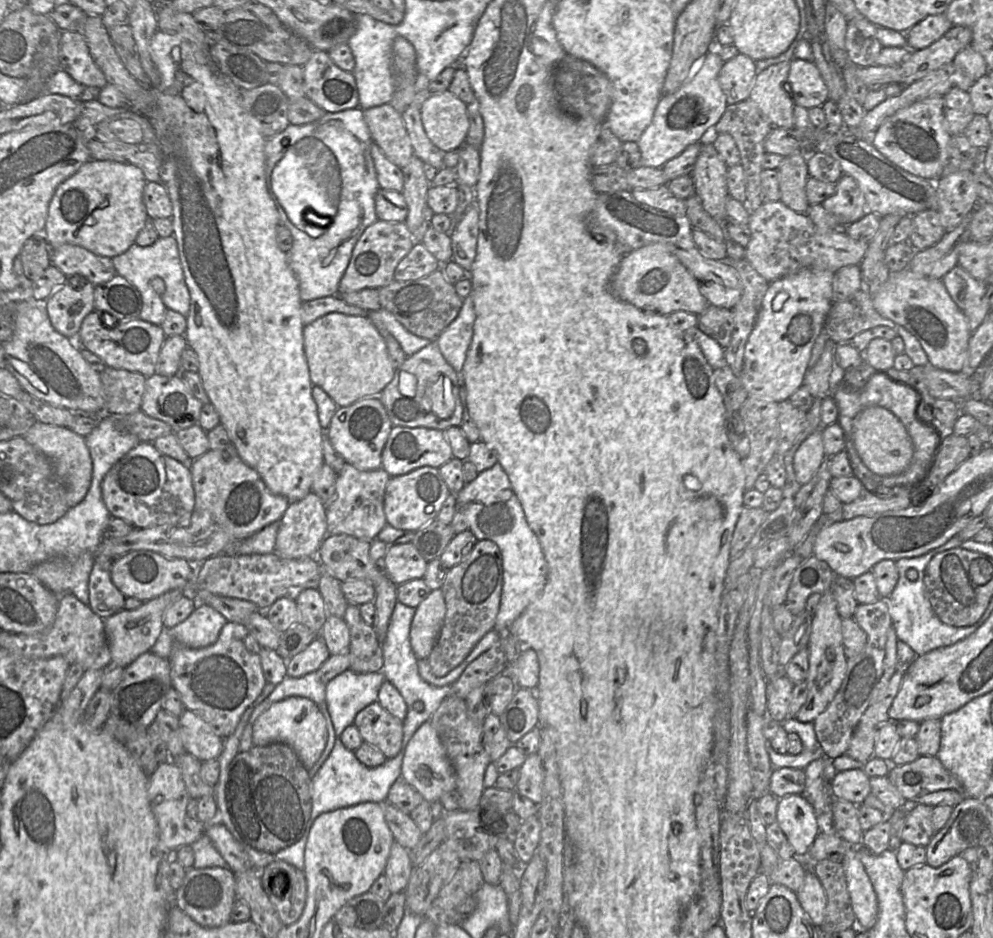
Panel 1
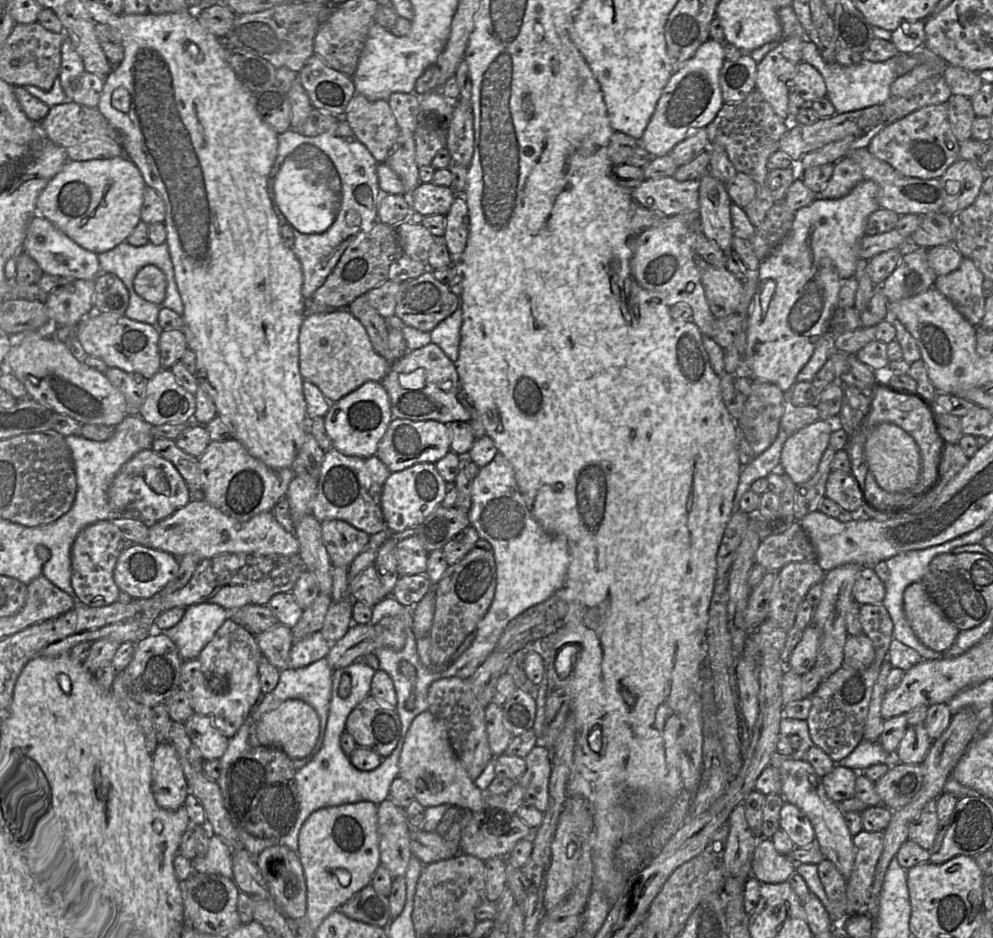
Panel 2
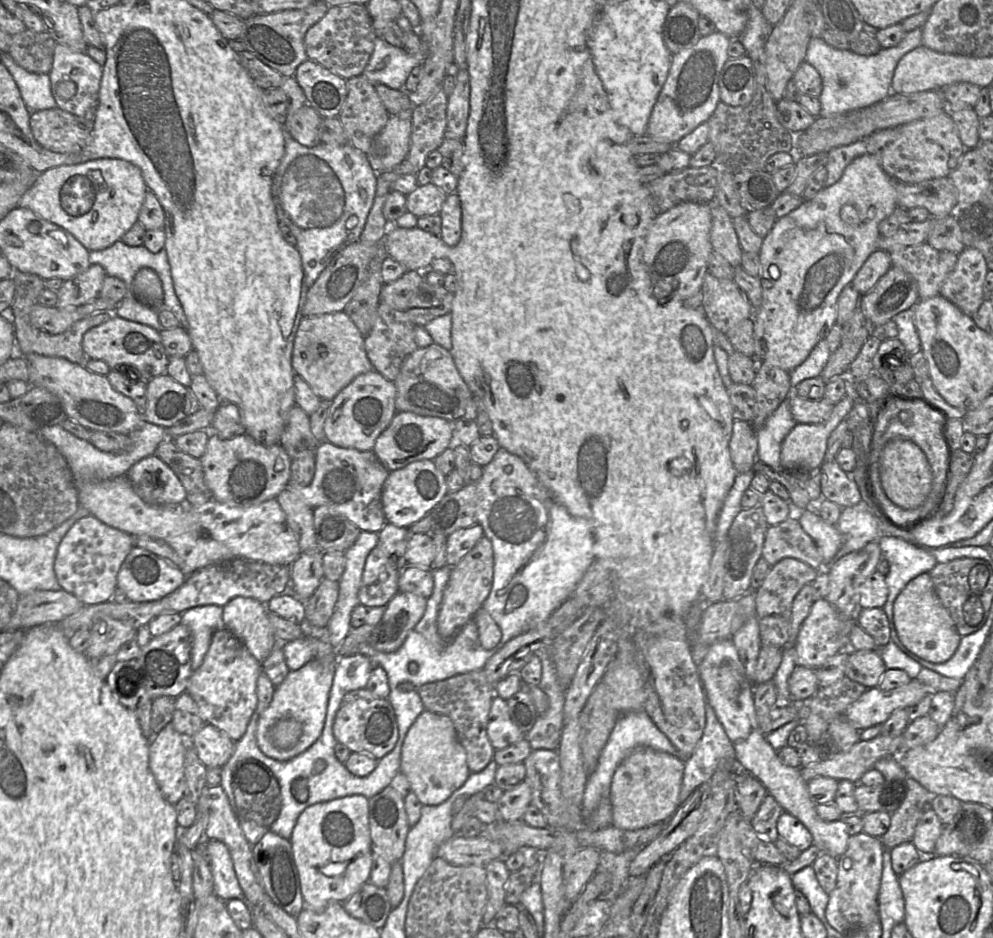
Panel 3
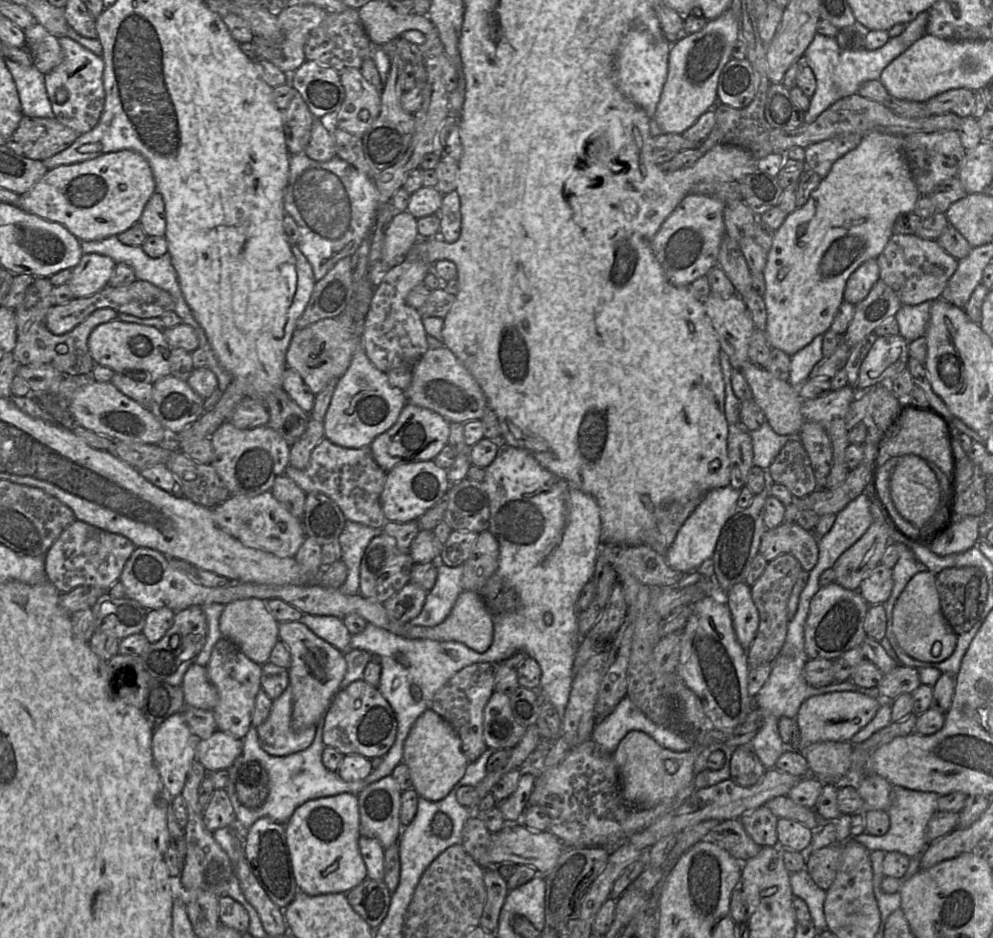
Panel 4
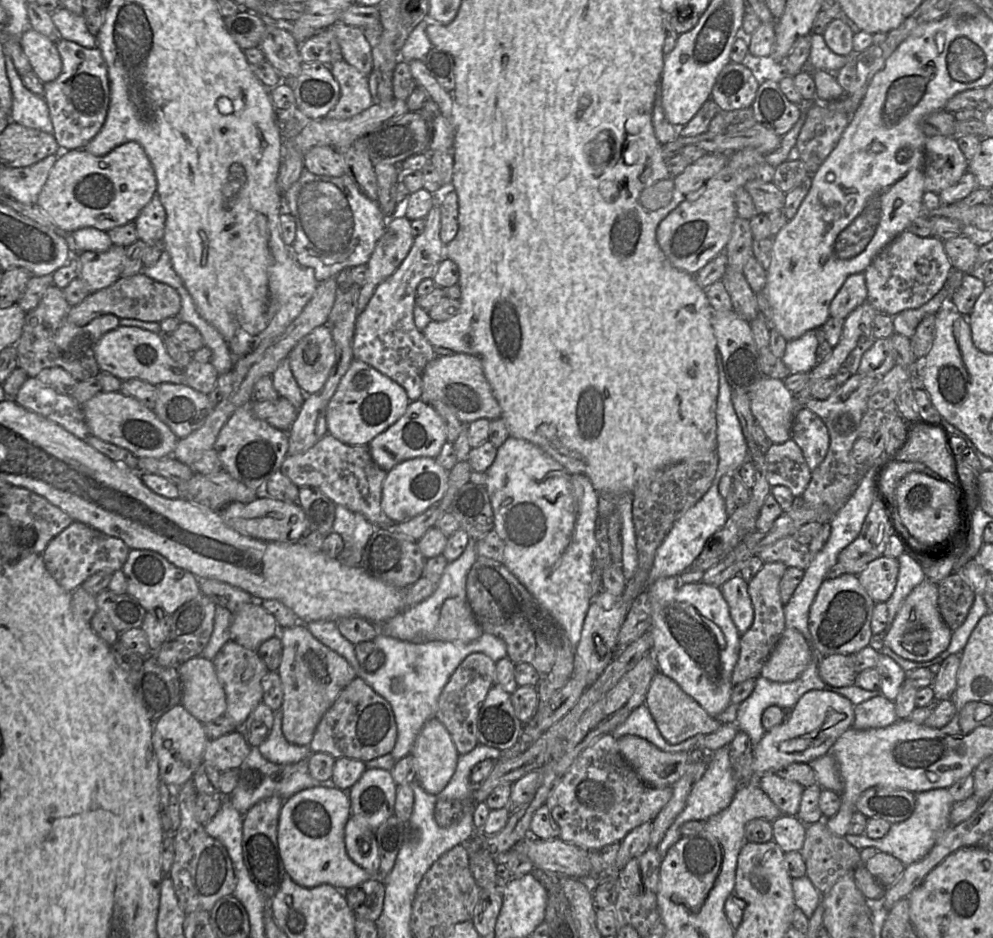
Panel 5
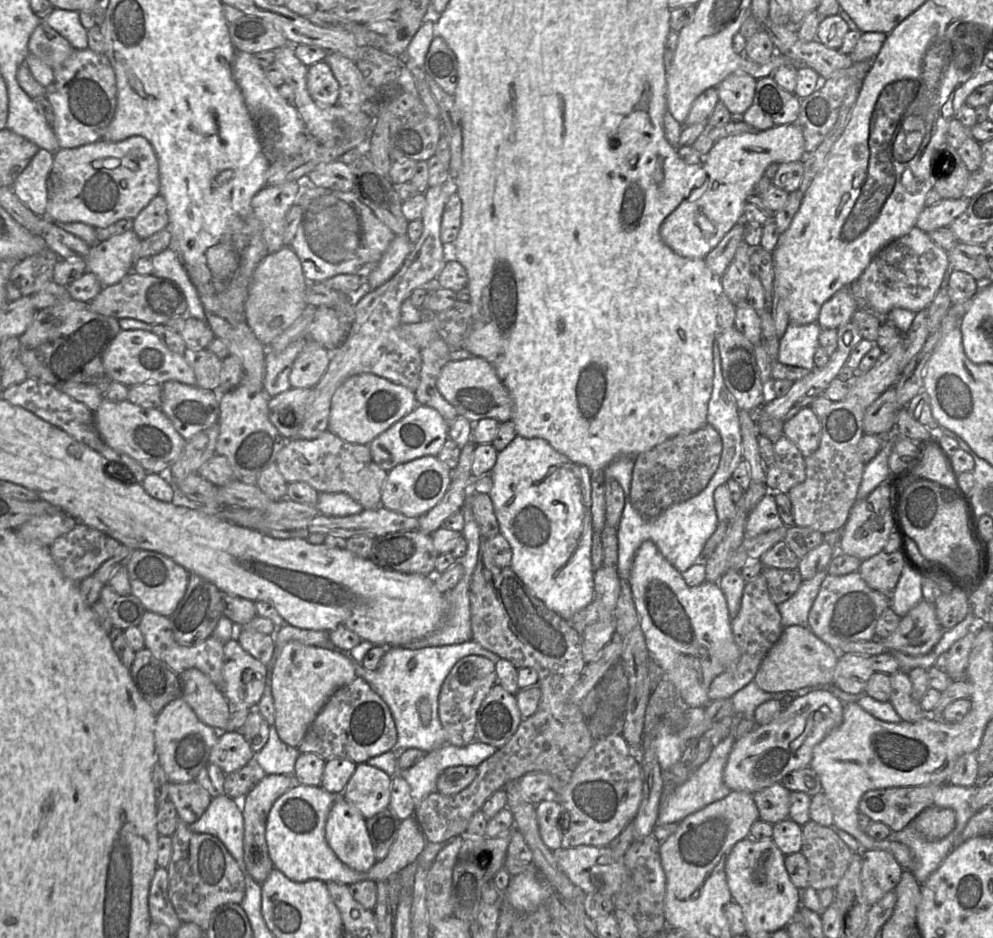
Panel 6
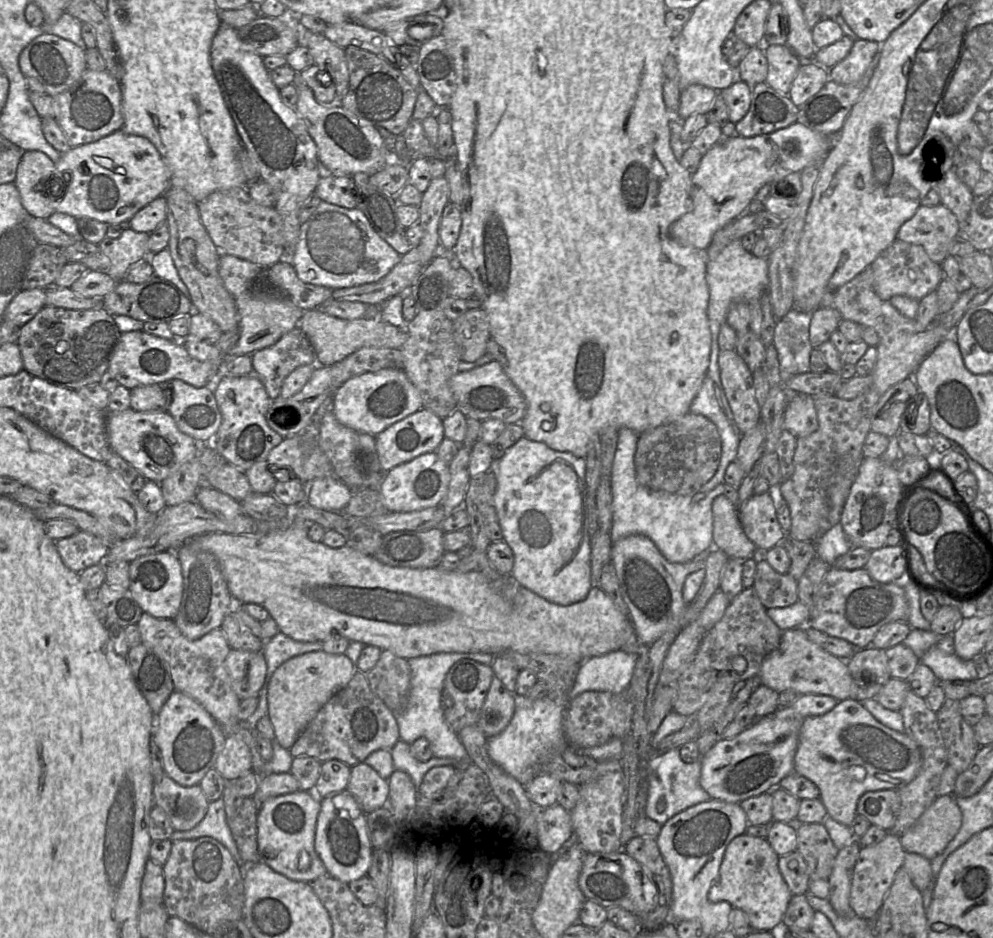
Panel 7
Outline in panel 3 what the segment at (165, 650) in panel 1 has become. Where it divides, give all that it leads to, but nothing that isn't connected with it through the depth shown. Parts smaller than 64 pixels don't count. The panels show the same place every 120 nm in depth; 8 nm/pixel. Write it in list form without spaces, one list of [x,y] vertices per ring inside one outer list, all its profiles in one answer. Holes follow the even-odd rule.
[[[218,605],[197,606],[181,615],[181,623],[186,625],[192,635],[192,671],[198,669],[208,652],[213,634],[223,627],[223,607]]]

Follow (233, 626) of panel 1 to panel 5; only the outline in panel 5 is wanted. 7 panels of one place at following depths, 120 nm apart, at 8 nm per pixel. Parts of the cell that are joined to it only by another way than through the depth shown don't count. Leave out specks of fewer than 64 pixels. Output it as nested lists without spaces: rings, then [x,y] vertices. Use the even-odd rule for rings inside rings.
[[[231,640],[220,649],[213,659],[213,663],[218,679],[226,693],[227,709],[224,715],[230,717],[237,728],[241,728],[263,699],[262,680],[269,670],[257,652]]]

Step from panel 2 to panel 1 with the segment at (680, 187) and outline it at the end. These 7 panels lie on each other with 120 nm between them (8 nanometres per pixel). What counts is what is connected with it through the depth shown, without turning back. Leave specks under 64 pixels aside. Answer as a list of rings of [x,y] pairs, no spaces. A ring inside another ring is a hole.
[[[666,184],[656,188],[631,189],[631,194],[635,200],[642,204],[679,216],[686,215],[686,199],[675,197]]]

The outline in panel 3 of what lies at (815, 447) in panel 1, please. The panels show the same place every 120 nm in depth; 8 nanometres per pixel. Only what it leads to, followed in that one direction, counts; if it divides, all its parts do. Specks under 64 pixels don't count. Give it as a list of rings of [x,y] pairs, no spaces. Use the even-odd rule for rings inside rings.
[[[845,395],[832,410],[829,419],[819,424],[797,424],[782,442],[780,462],[785,470],[820,469],[825,462],[828,438],[851,411],[854,400]]]

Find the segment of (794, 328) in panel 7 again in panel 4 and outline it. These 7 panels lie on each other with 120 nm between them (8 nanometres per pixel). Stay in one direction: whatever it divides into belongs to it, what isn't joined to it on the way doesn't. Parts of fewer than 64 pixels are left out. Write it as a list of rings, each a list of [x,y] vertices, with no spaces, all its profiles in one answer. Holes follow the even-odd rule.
[[[823,335],[816,336],[807,346],[790,356],[789,382],[799,387],[808,376],[813,367],[822,359]]]

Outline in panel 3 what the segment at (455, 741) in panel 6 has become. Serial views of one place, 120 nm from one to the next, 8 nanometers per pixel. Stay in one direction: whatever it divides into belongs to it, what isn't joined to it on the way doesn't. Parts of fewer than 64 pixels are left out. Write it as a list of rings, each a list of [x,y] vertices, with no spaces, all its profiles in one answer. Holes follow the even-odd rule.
[[[483,669],[451,678],[431,682],[418,689],[424,710],[447,716],[453,723],[457,738],[466,753],[466,762],[471,773],[482,771],[493,760],[494,749],[487,735],[488,714],[495,695]]]

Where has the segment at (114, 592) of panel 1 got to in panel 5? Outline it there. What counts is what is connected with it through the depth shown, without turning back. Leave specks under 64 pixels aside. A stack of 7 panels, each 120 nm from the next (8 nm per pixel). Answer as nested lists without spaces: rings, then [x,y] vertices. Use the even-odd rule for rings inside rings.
[[[73,521],[48,543],[41,555],[51,576],[65,590],[72,593],[99,571],[114,573],[122,569],[129,551],[130,548],[123,540],[108,536],[81,522]]]

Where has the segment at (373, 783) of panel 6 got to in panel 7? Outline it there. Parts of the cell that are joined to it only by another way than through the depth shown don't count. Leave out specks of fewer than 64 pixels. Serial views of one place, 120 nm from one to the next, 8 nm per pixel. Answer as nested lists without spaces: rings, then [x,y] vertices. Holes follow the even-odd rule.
[[[365,763],[351,767],[347,790],[356,798],[366,814],[388,804],[388,781]]]

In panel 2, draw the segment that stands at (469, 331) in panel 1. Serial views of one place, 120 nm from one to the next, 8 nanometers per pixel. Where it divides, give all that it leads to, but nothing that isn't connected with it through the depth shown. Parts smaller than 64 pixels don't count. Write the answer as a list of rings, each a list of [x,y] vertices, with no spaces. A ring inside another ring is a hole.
[[[460,306],[449,317],[441,321],[430,333],[431,342],[441,348],[446,356],[455,363],[459,355],[462,311]]]

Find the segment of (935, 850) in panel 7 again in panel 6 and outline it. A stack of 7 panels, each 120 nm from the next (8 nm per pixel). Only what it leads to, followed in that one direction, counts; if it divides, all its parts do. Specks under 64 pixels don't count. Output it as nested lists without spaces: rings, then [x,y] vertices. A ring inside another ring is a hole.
[[[931,805],[922,810],[911,825],[924,838],[937,841],[945,838],[956,826],[956,814],[950,808]]]

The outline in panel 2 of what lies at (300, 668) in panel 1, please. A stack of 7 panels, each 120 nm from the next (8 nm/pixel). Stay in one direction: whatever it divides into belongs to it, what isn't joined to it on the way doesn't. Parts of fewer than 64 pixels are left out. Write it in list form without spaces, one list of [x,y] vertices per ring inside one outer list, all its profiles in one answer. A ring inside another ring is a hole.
[[[321,632],[295,640],[289,651],[287,668],[298,669],[306,667],[325,658],[331,649],[331,645],[325,640]]]

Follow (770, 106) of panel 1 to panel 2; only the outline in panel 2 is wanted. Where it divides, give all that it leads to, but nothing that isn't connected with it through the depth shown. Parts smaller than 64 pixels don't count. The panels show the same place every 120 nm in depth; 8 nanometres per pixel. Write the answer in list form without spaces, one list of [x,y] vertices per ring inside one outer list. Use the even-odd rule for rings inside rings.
[[[804,35],[785,39],[757,64],[755,89],[774,112],[789,122],[788,96],[790,83],[802,61]]]

